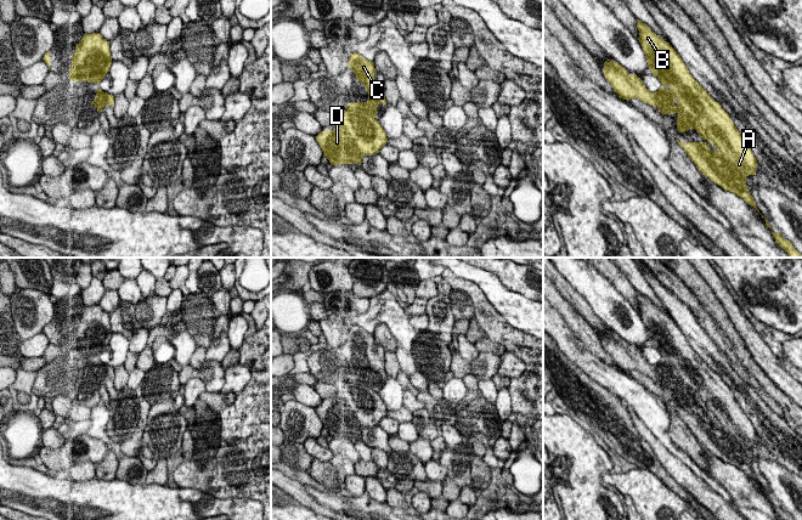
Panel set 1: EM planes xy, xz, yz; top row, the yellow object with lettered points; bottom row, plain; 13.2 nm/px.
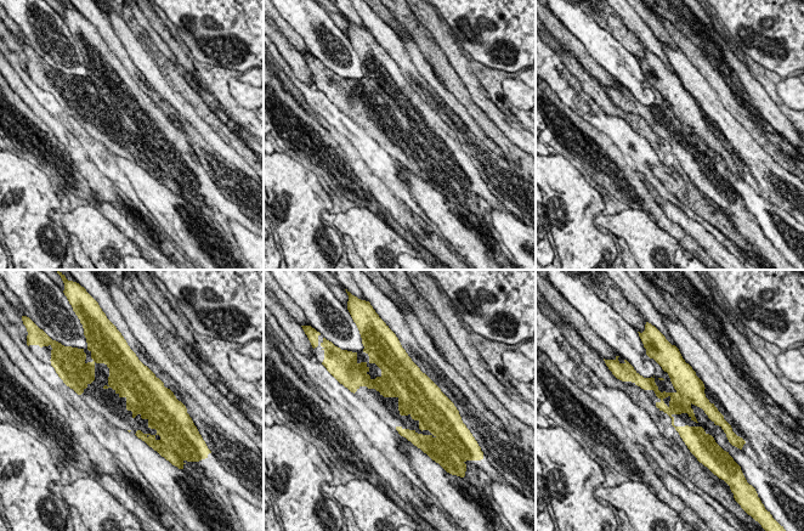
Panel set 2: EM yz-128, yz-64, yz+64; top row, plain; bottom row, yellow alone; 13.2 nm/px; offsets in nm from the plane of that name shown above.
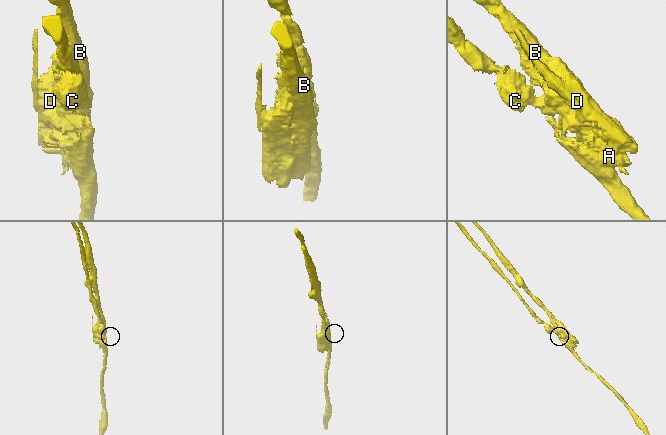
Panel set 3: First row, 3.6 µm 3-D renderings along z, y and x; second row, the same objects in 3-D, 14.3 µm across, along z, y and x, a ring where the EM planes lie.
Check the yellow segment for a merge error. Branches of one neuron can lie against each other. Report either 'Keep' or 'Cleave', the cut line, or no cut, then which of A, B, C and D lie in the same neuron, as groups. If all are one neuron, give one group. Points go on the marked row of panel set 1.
Cleave. Split along yz (718, 151), (728, 162), (746, 175). Groups: A B D / C

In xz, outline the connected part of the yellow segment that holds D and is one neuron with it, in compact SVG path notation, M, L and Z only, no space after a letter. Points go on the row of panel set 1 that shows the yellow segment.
M375 101L348 103L345 113L340 115L340 125L316 136L323 157L332 165L360 165L365 156L377 154L386 145L386 134L374 118L379 104Z

